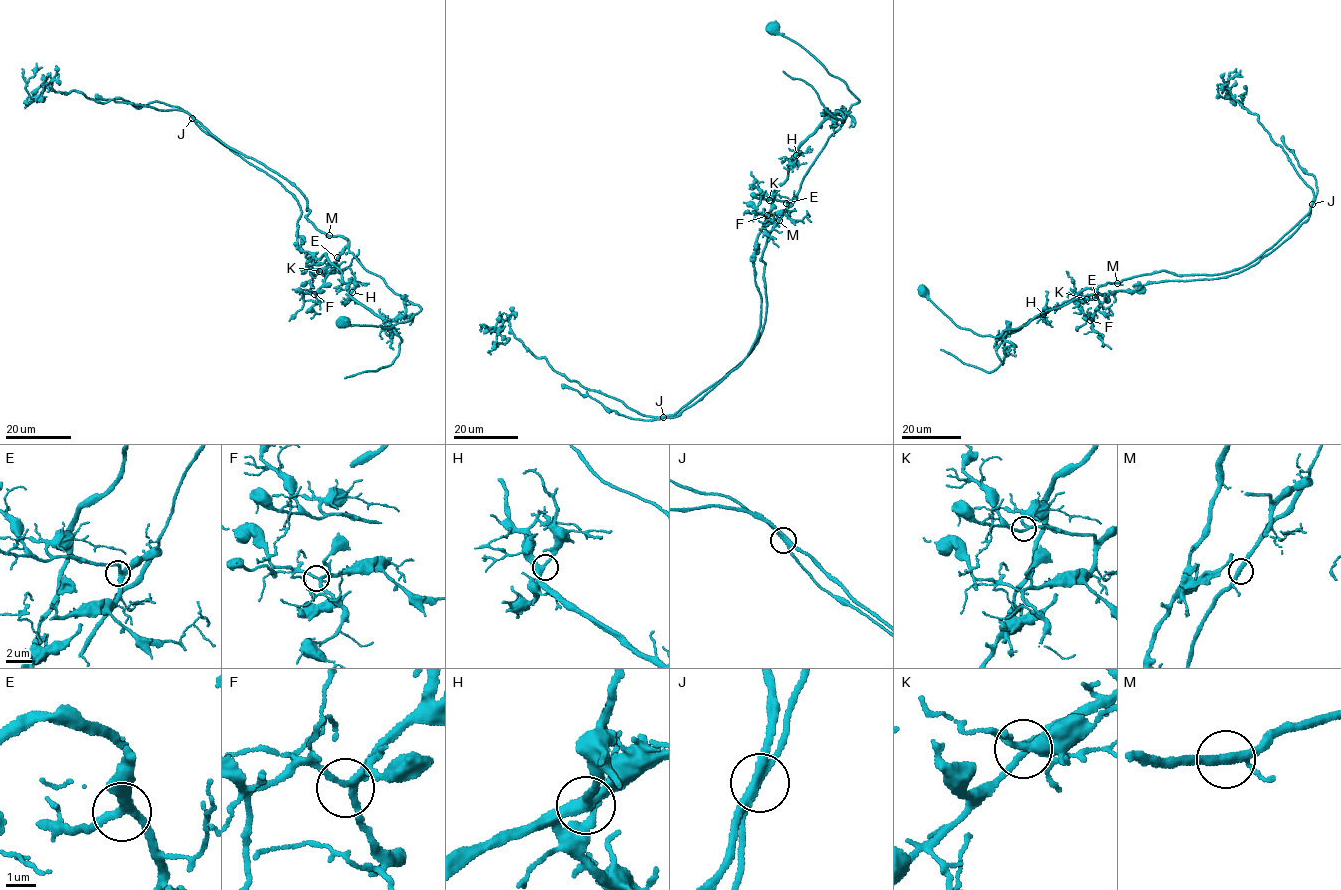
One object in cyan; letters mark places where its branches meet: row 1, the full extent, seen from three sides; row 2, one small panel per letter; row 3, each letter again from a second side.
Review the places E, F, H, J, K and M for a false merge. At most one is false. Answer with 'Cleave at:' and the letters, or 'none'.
Cleave at: J

